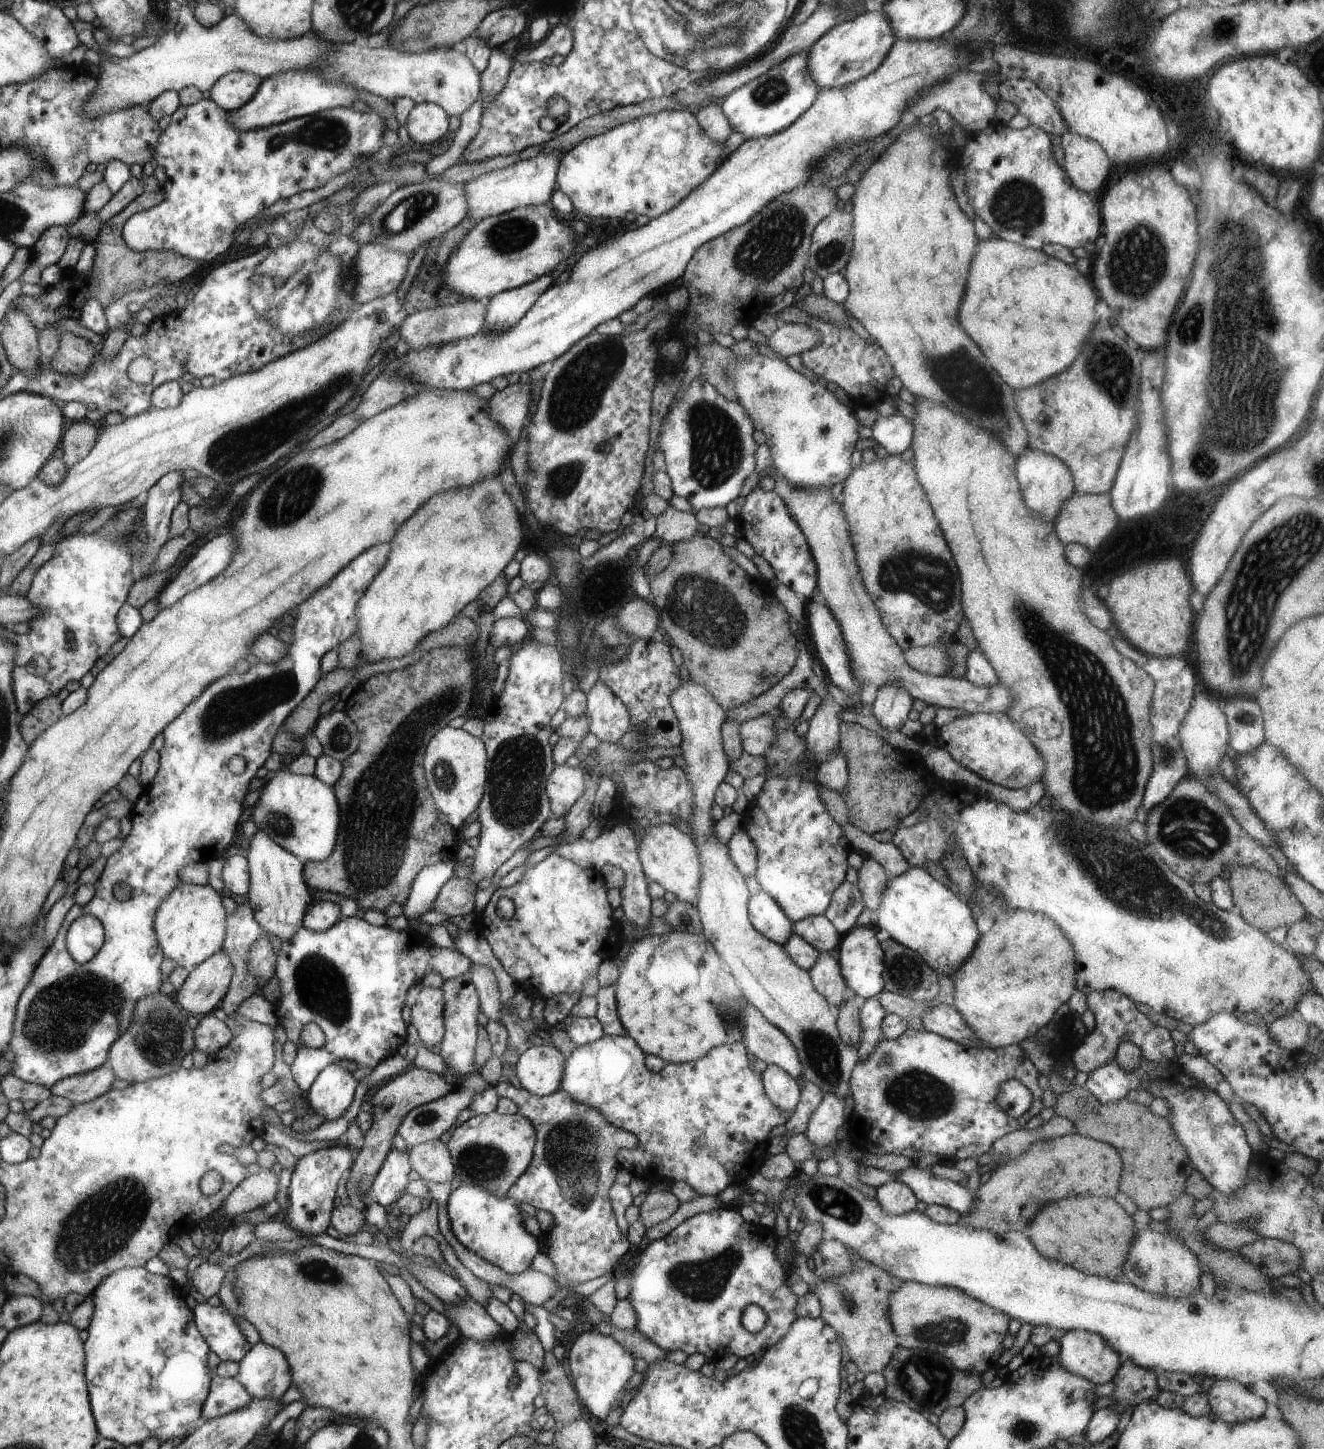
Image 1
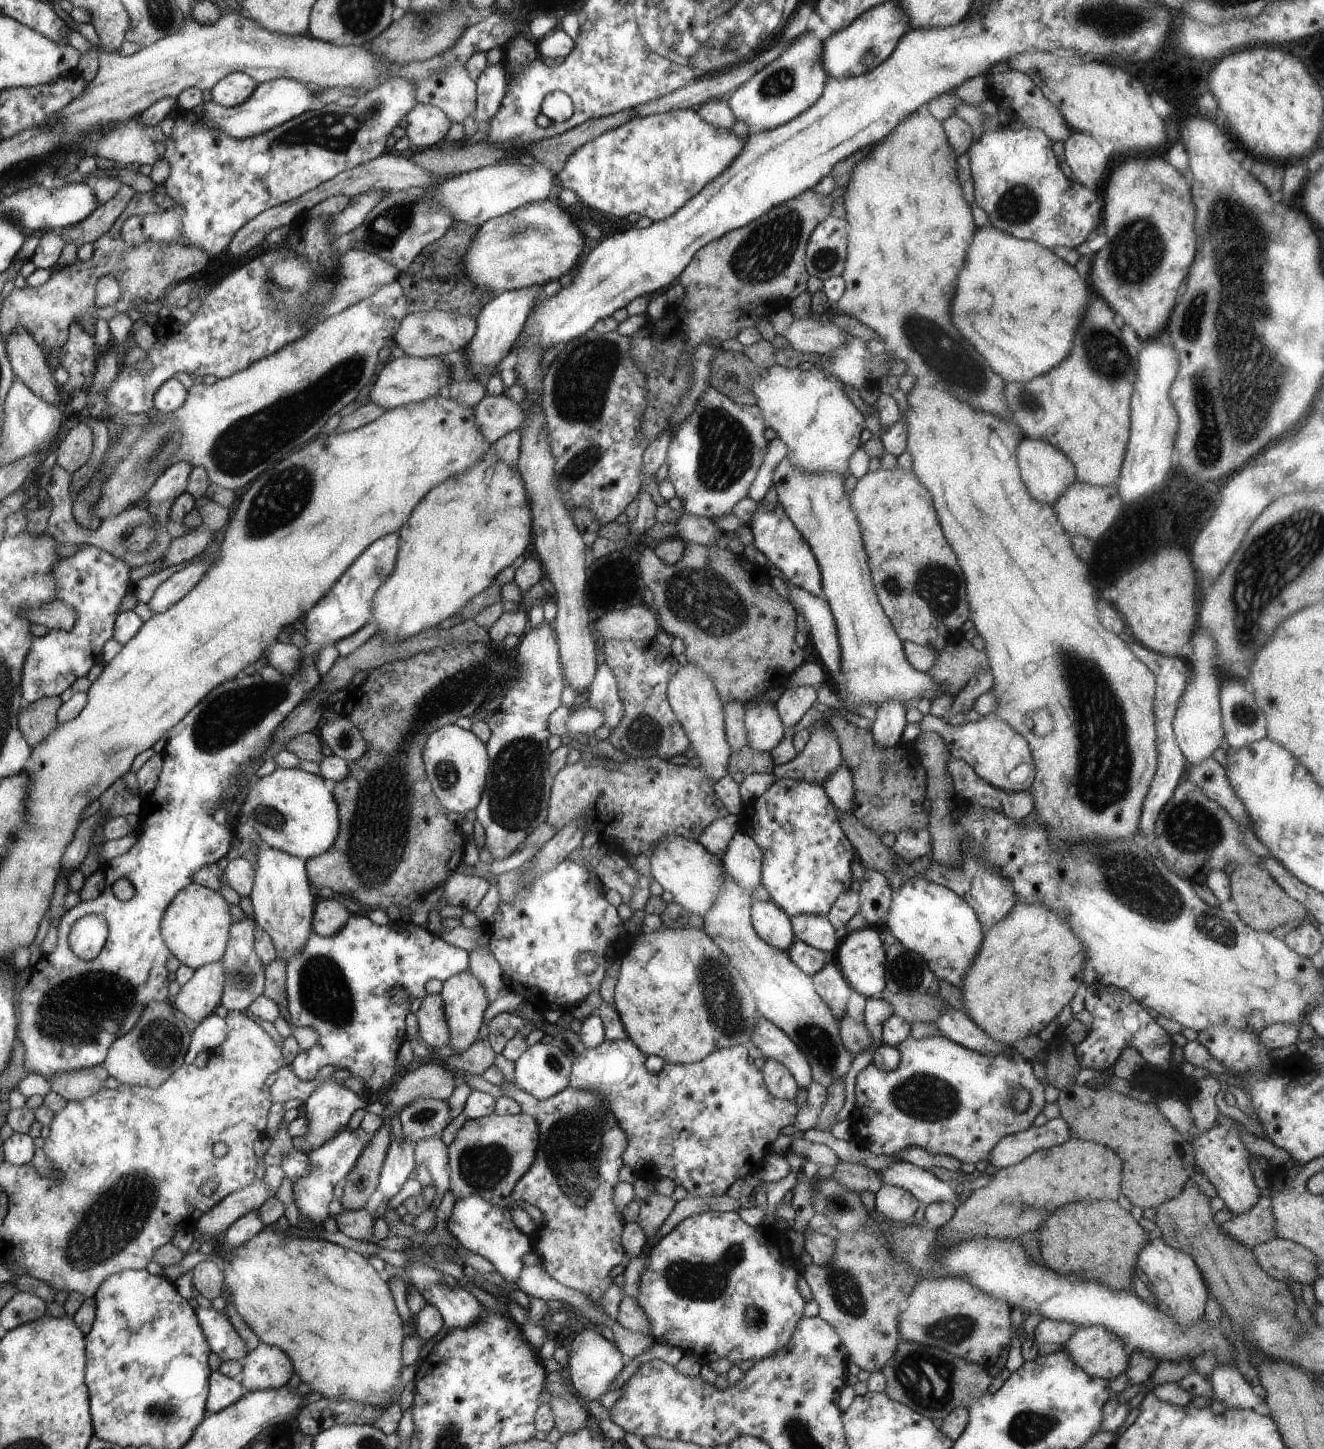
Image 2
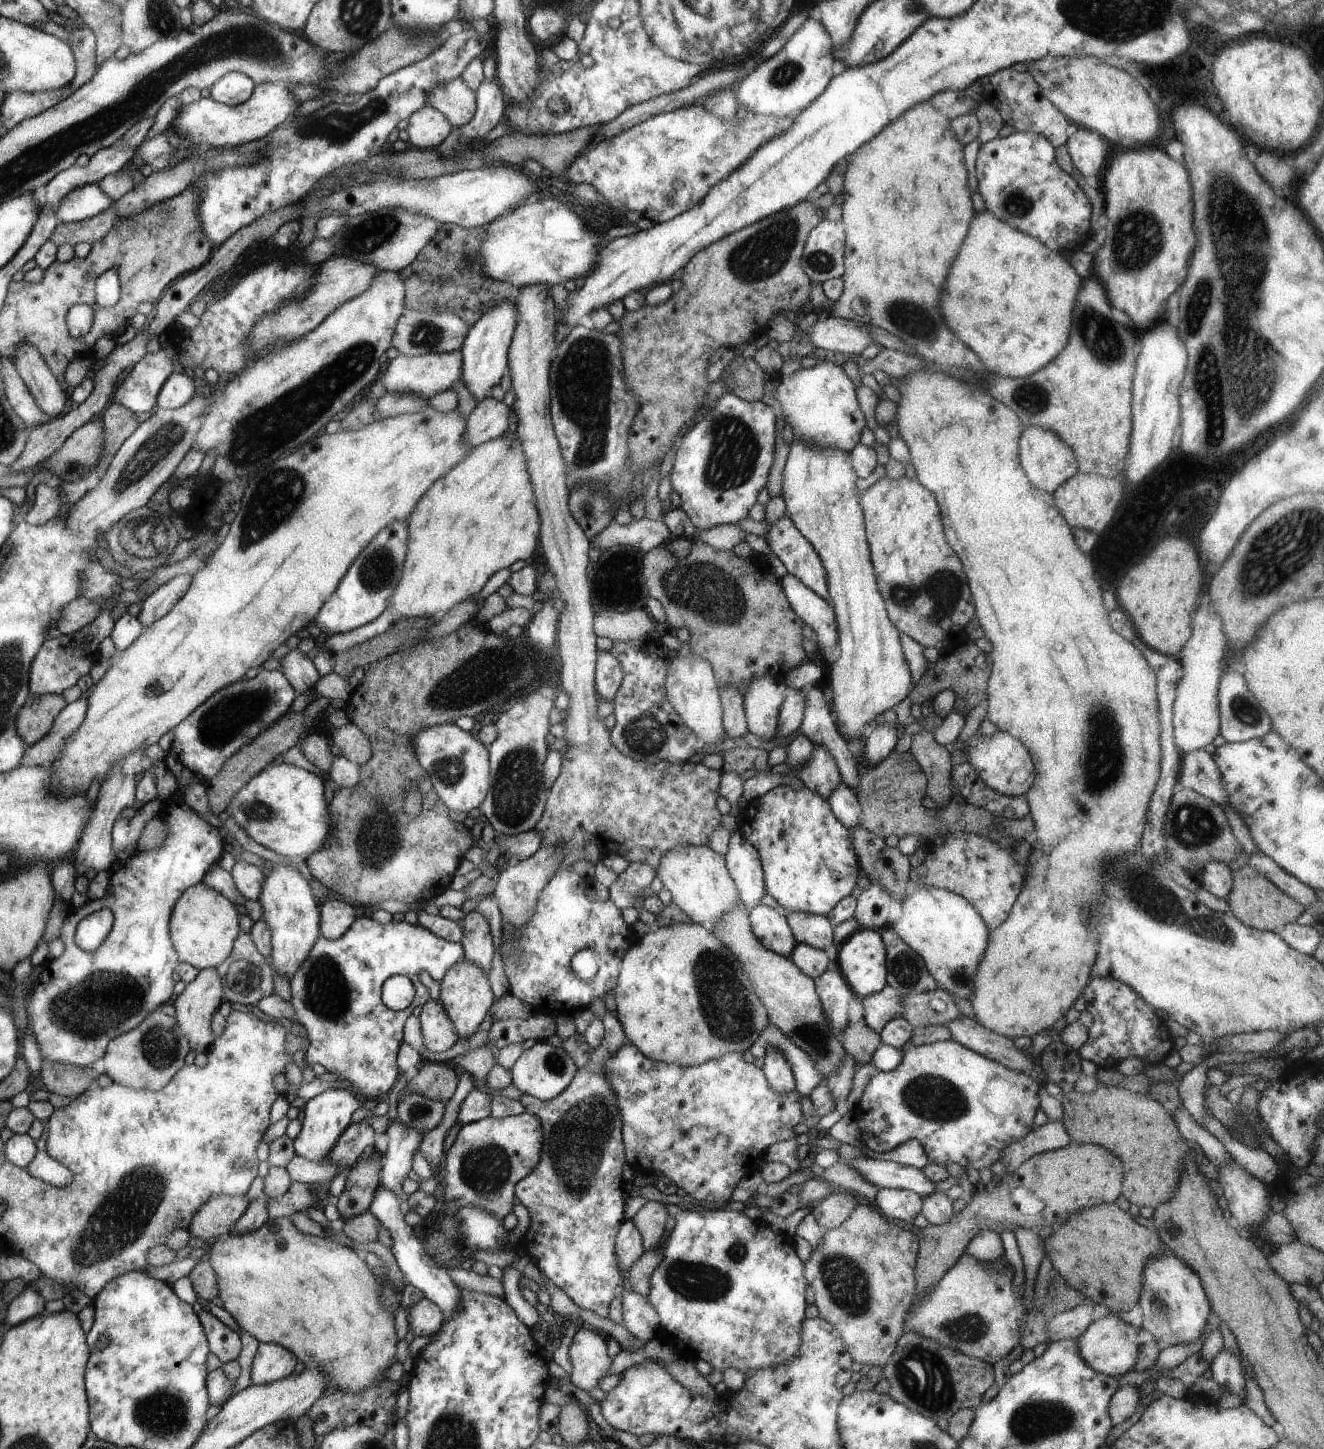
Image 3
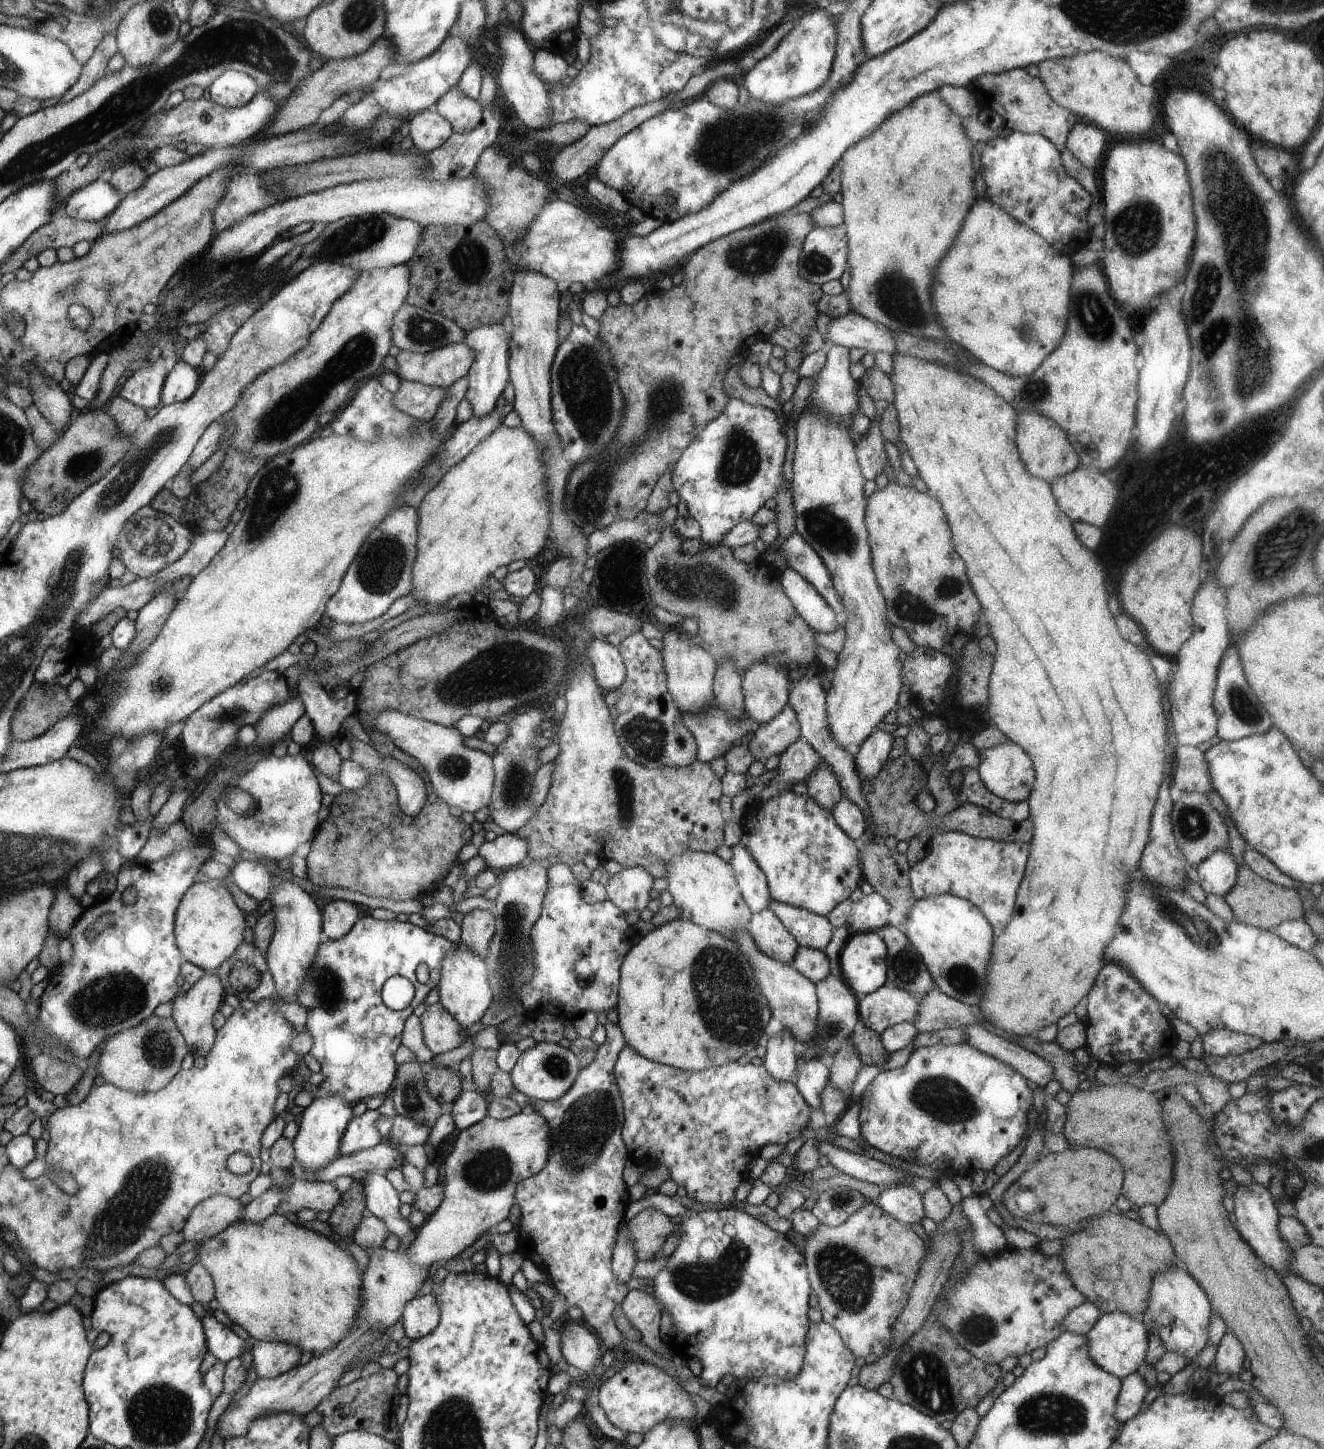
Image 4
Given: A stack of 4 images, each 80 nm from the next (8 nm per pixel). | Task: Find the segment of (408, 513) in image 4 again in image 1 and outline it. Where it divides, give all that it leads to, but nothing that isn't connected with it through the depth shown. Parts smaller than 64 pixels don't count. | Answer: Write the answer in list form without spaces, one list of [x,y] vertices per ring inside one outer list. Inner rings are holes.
[[[383,542],[371,546],[360,557],[349,562],[328,585],[321,586],[312,597],[299,605],[294,618],[293,640],[287,644],[284,657],[275,663],[251,659],[252,665],[244,674],[237,674],[236,670],[225,674],[208,686],[162,732],[165,743],[159,751],[160,767],[154,781],[142,792],[142,797],[132,804],[129,834],[124,837],[122,847],[107,858],[104,870],[95,884],[94,898],[88,904],[71,907],[54,943],[37,962],[36,972],[20,996],[15,1030],[8,1048],[14,1051],[13,1074],[18,1078],[50,1089],[62,1078],[98,1069],[108,1060],[113,1042],[128,1031],[137,1012],[138,1001],[158,995],[162,988],[160,964],[165,955],[158,946],[155,930],[159,907],[181,884],[180,874],[186,865],[218,858],[232,844],[242,816],[242,802],[248,792],[248,782],[272,754],[273,742],[282,730],[283,722],[318,684],[322,675],[321,658],[357,632],[359,601],[389,560],[390,553],[391,544]],[[234,756],[242,756],[245,760],[245,770],[240,774],[232,773],[228,767],[228,760]],[[119,882],[126,882],[132,888],[132,898],[126,902],[114,897],[113,888]],[[81,915],[95,915],[105,928],[102,948],[92,960],[84,964],[71,957],[65,941],[68,927]]]

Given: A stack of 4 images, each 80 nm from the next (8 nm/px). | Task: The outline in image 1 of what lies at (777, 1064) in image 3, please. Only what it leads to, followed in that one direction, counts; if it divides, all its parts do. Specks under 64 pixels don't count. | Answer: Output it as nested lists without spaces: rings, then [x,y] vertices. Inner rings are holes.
[[[768,1065],[761,1077],[770,1100],[791,1114],[801,1099],[800,1087],[796,1079],[776,1065]]]

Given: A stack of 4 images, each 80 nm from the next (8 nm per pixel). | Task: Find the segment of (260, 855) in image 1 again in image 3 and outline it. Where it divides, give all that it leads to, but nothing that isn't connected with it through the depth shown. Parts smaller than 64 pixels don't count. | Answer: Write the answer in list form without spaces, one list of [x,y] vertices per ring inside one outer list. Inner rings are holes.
[[[282,864],[268,865],[263,892],[258,901],[264,910],[262,919],[271,928],[271,966],[278,975],[290,982],[320,939],[320,907],[300,872]]]

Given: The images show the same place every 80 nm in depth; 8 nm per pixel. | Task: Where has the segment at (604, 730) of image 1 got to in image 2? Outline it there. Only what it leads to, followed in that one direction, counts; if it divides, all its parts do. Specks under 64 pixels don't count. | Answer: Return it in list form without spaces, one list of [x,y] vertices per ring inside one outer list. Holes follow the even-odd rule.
[[[606,662],[597,666],[590,693],[584,699],[584,705],[598,707],[604,715],[603,725],[610,727],[611,732],[621,723],[623,702],[618,692],[617,678],[612,667]]]

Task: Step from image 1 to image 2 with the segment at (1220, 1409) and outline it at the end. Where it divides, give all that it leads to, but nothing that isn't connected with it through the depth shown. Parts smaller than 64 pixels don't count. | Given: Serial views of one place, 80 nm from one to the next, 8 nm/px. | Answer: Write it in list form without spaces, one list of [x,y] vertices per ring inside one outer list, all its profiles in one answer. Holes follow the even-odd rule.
[[[1232,1363],[1216,1364],[1210,1373],[1210,1380],[1215,1390],[1213,1399],[1222,1401],[1228,1409],[1253,1409],[1264,1401],[1264,1397],[1254,1394],[1252,1384],[1242,1377],[1237,1366]]]

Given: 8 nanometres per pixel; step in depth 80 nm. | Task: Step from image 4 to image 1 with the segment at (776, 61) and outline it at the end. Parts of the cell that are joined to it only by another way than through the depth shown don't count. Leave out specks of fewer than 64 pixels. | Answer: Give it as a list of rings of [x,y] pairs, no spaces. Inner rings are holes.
[[[809,50],[798,51],[721,99],[721,107],[733,131],[741,132],[746,139],[758,138],[784,130],[796,122],[812,106],[820,90],[809,73],[808,62]]]

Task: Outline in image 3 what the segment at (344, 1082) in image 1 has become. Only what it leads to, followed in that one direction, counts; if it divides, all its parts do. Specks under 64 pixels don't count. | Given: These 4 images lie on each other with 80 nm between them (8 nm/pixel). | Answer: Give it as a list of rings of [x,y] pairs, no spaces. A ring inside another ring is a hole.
[[[328,1089],[311,1098],[300,1111],[301,1129],[300,1134],[293,1139],[293,1149],[295,1154],[309,1161],[324,1161],[337,1144],[338,1137],[352,1124],[352,1114],[360,1107],[371,1112],[378,1102],[376,1100],[366,1100],[360,1102],[354,1093],[348,1089]]]

